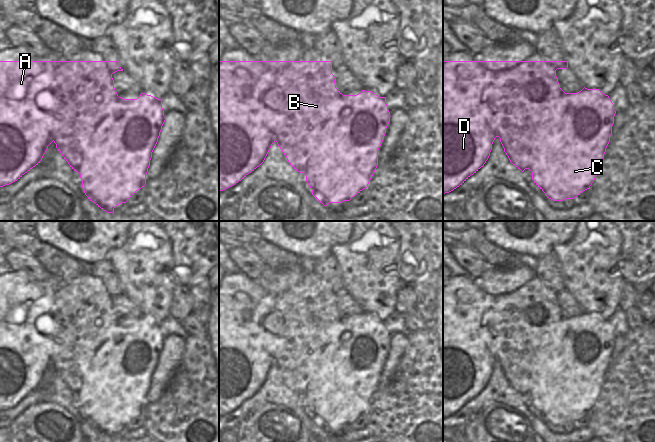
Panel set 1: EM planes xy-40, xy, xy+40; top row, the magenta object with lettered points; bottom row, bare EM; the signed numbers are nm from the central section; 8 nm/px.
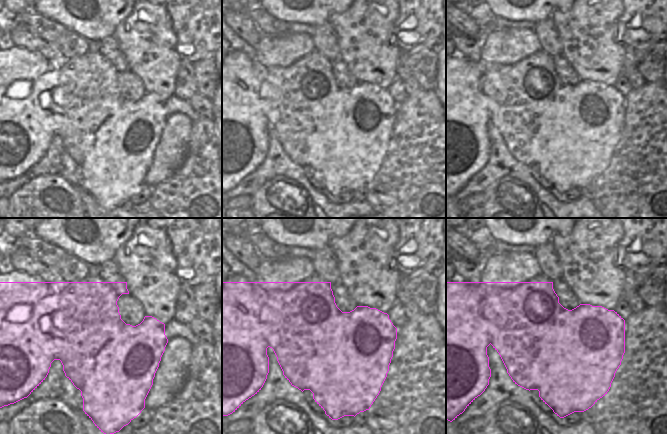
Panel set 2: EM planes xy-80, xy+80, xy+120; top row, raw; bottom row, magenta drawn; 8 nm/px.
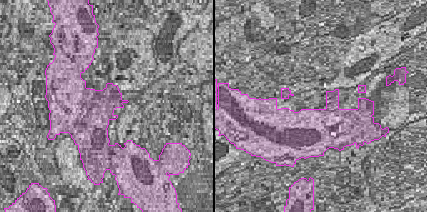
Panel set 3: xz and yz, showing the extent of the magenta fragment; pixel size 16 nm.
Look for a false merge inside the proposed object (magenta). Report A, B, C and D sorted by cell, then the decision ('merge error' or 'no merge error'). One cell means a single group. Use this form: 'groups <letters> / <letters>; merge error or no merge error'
groups A D / B C; merge error

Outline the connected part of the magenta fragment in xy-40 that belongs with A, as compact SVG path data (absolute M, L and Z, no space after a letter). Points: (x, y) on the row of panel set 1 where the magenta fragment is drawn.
M0 61L0 187L38 165L54 141L44 92L58 88L58 72L54 61Z

